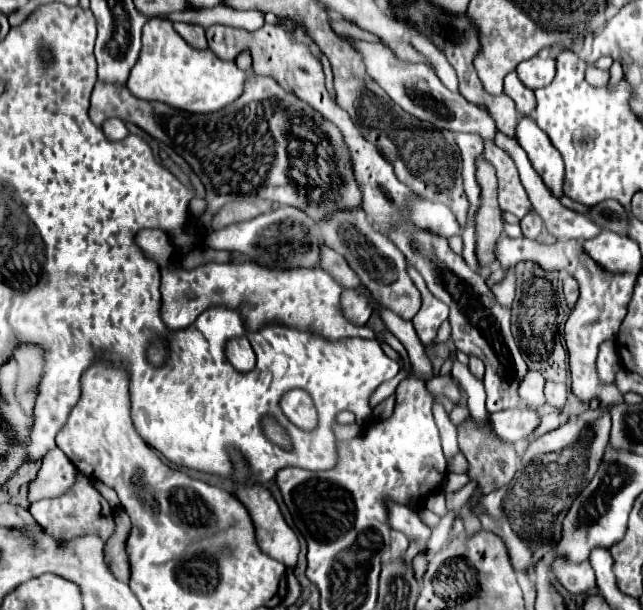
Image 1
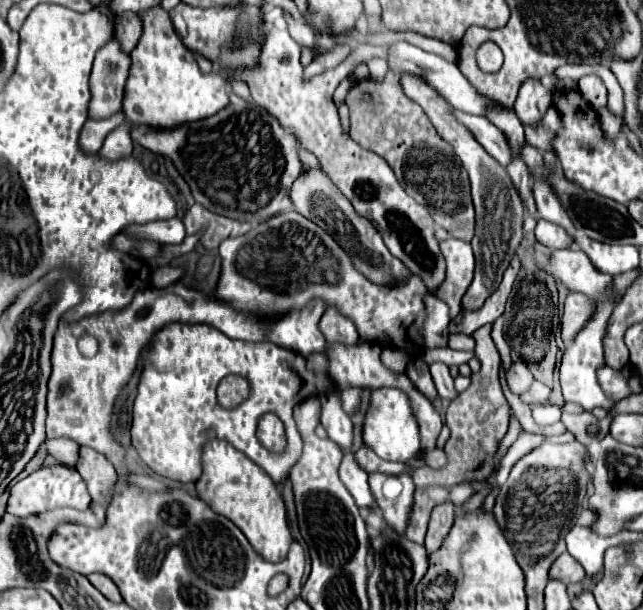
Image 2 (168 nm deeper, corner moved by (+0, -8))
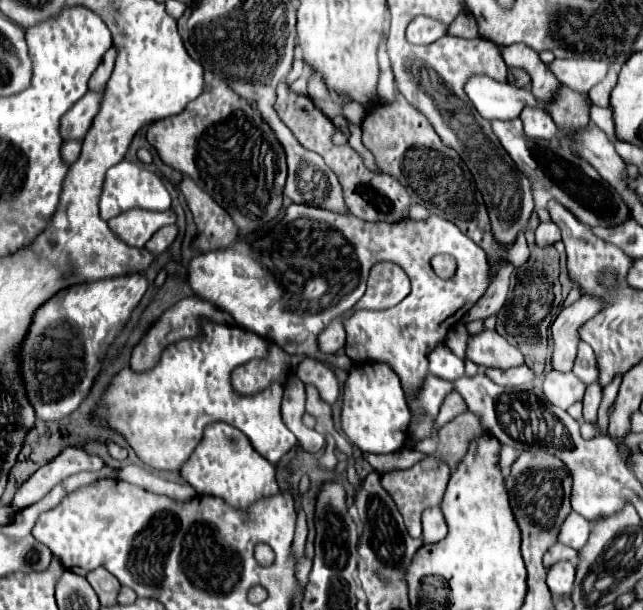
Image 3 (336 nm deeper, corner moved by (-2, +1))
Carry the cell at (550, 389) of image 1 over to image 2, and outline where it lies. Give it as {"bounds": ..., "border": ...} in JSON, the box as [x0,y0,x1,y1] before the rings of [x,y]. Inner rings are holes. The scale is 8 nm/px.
{"bounds":[521,381,551,405],"border":[[[535,381],[533,385],[531,385],[531,389],[529,391],[525,391],[525,395],[521,397],[525,403],[533,403],[533,405],[543,405],[543,403],[547,403],[549,401],[549,393],[551,393],[551,389],[549,387],[545,387],[545,385],[541,385],[539,381]]]}

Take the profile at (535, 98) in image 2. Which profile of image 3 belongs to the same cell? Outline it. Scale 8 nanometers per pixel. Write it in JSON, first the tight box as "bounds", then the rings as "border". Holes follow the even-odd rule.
{"bounds":[519,104,557,140],"border":[[[545,104],[527,106],[527,110],[523,110],[519,118],[523,120],[527,136],[531,136],[531,138],[547,138],[547,140],[557,138],[557,126],[555,126],[551,114],[547,112]]]}

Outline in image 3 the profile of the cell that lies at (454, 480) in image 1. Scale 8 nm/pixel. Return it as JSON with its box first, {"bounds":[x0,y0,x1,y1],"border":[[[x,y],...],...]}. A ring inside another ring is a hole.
{"bounds":[422,506,448,544],"border":[[[433,506],[422,514],[422,537],[424,544],[434,544],[445,538],[448,527],[441,506]]]}

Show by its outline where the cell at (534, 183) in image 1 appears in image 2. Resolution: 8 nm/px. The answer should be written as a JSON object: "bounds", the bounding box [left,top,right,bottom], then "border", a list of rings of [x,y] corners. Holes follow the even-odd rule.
{"bounds":[535,219,573,249],"border":[[[539,219],[537,227],[535,227],[535,237],[541,245],[551,247],[551,249],[565,249],[573,243],[573,239],[569,239],[569,235],[565,233],[565,229]]]}

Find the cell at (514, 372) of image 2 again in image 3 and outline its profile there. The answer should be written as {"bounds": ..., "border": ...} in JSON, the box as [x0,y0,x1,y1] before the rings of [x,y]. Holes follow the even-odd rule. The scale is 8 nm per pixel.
{"bounds":[467,330,525,370],"border":[[[483,330],[481,334],[469,338],[467,358],[483,368],[497,370],[515,368],[525,362],[523,354],[493,330]]]}

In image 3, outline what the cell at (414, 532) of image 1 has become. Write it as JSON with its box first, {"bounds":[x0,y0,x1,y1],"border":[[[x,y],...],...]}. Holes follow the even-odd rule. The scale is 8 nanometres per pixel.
{"bounds":[297,358,341,404],"border":[[[305,358],[299,366],[297,366],[297,378],[305,384],[313,384],[321,398],[329,404],[337,402],[341,388],[339,388],[339,380],[333,374],[333,370],[325,364],[325,362],[315,362],[311,358]]]}

